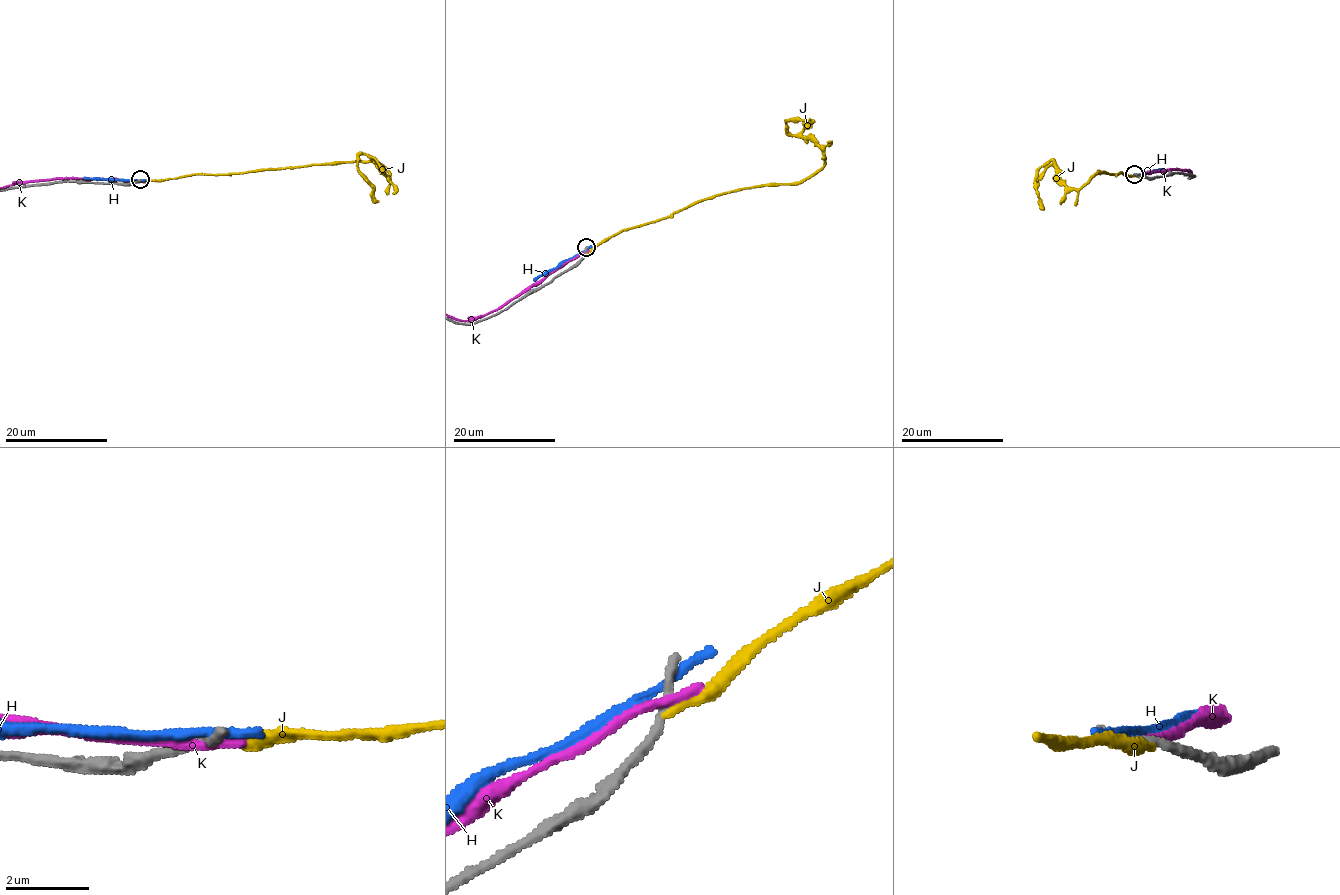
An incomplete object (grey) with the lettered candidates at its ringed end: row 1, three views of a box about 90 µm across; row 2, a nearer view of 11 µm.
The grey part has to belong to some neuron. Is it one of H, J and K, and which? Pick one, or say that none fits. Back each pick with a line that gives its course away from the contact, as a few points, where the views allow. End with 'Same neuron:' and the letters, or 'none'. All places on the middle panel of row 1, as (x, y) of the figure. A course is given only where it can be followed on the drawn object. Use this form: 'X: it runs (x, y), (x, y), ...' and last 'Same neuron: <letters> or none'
Same neuron: none

